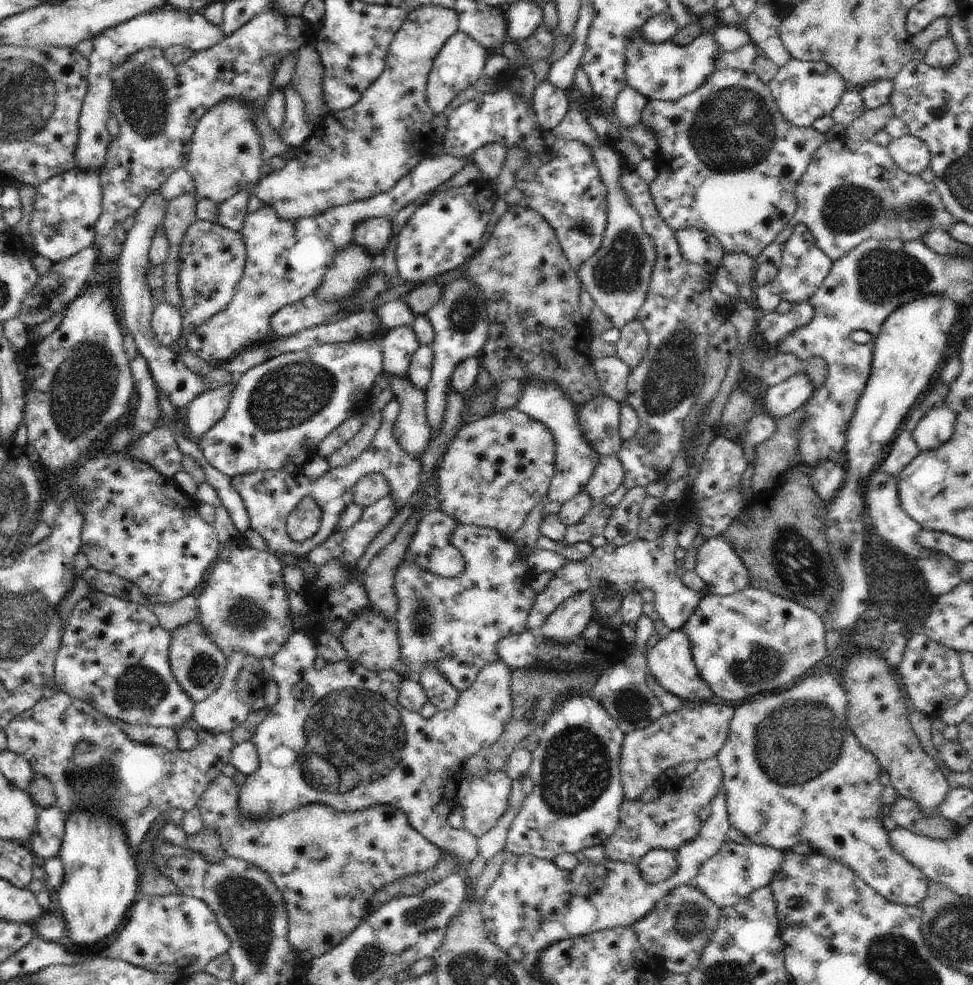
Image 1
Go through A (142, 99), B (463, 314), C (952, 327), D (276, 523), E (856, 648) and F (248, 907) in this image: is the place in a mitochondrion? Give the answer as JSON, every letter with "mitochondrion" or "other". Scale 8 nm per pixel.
{"A":"mitochondrion","B":"mitochondrion","C":"other","D":"other","E":"other","F":"mitochondrion"}

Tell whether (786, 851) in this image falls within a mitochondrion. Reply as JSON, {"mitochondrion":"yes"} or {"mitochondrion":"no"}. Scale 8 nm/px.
{"mitochondrion":"no"}

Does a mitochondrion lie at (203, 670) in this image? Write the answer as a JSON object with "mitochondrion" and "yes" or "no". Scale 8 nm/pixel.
{"mitochondrion":"yes"}

